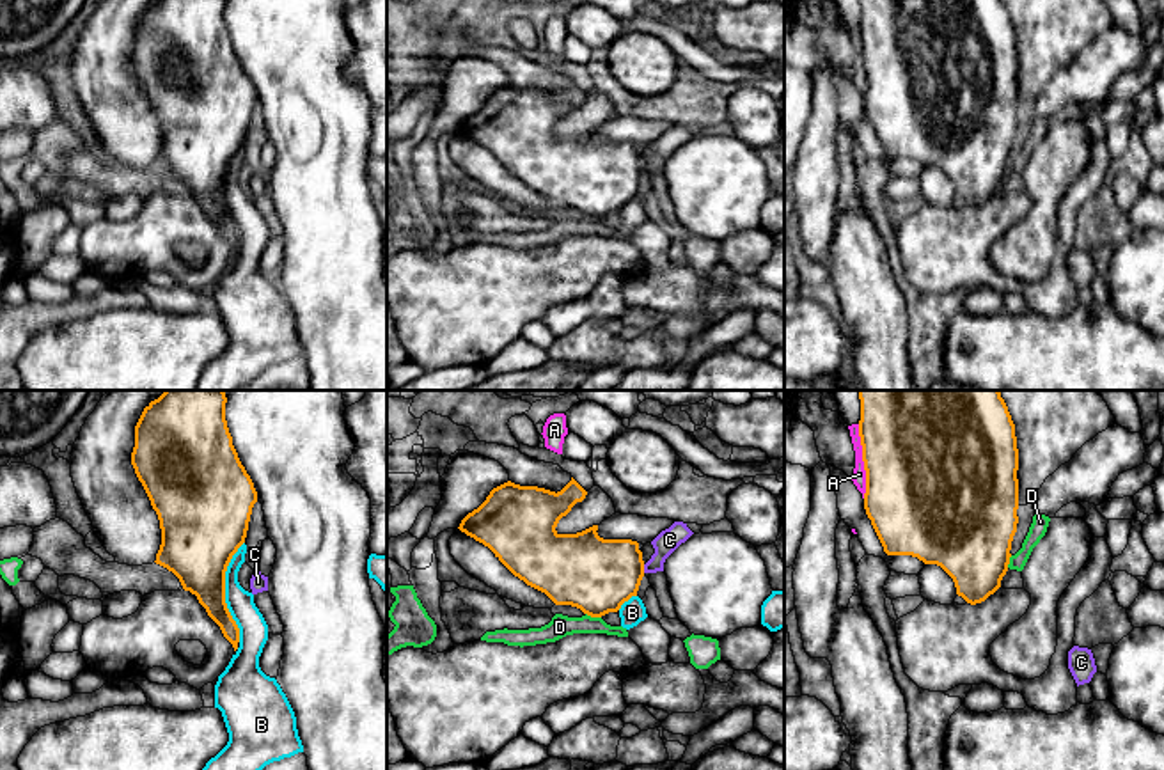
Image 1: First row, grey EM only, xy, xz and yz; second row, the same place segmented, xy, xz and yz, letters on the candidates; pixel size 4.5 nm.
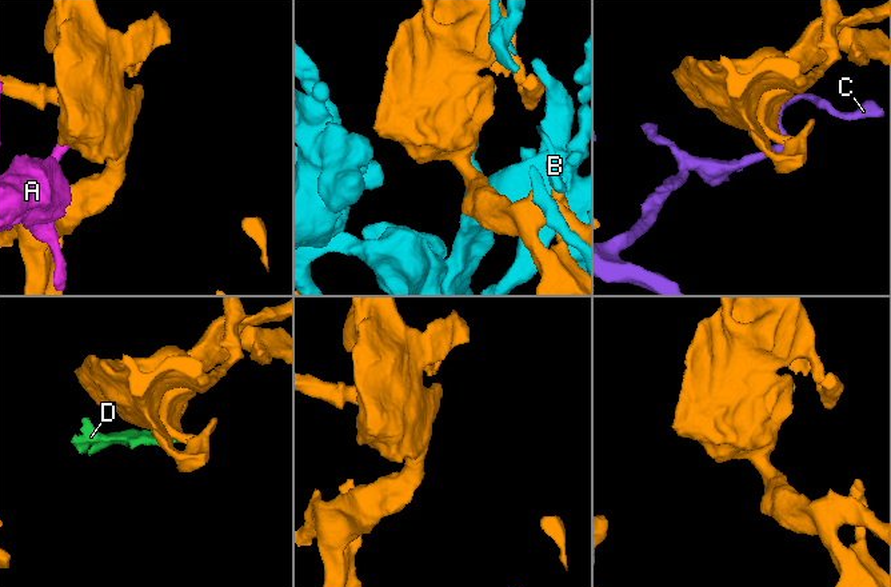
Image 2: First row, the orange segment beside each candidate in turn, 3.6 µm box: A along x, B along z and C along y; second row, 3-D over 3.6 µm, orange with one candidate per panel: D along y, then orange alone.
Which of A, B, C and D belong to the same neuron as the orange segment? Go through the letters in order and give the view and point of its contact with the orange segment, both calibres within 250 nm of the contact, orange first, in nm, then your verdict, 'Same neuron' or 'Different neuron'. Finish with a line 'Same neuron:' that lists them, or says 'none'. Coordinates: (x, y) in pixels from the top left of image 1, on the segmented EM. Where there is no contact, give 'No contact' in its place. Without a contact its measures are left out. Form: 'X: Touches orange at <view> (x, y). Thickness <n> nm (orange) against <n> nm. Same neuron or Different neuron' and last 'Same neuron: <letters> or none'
A: Touches orange at yz (863, 460). Thickness 500 nm (orange) against 60 nm. Different neuron
B: Touches orange at xy (224, 591). Thickness 340 nm (orange) against 130 nm. Different neuron
C: Touches orange at xz (643, 568). Thickness 340 nm (orange) against 100 nm. Different neuron
D: Touches orange at xz (593, 616). Thickness 340 nm (orange) against 100 nm. Different neuron
Same neuron: none

